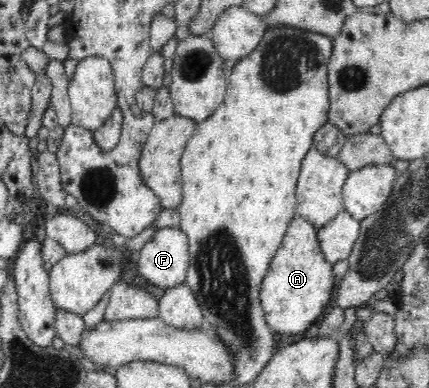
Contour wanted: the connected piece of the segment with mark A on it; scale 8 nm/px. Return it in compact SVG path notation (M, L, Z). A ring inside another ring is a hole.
M295 215L262 281L259 299L265 320L270 330L282 338L308 330L319 322L324 308L330 305L335 274L320 249L317 230L306 218Z

